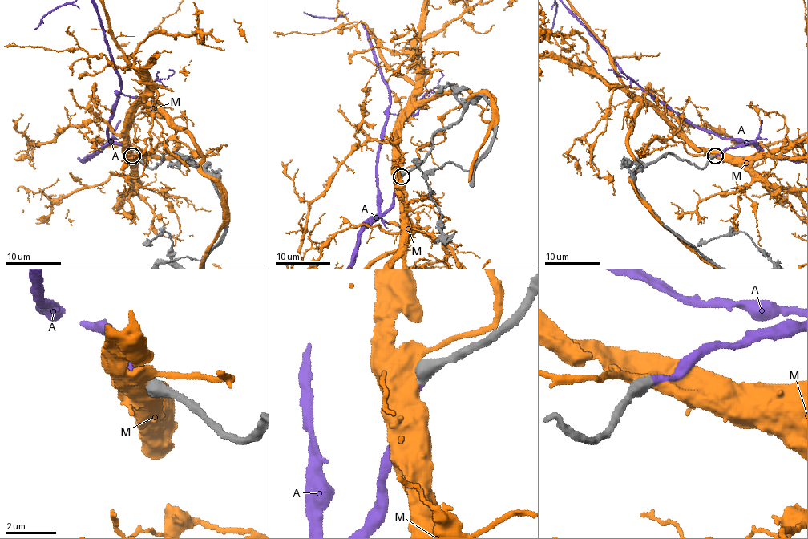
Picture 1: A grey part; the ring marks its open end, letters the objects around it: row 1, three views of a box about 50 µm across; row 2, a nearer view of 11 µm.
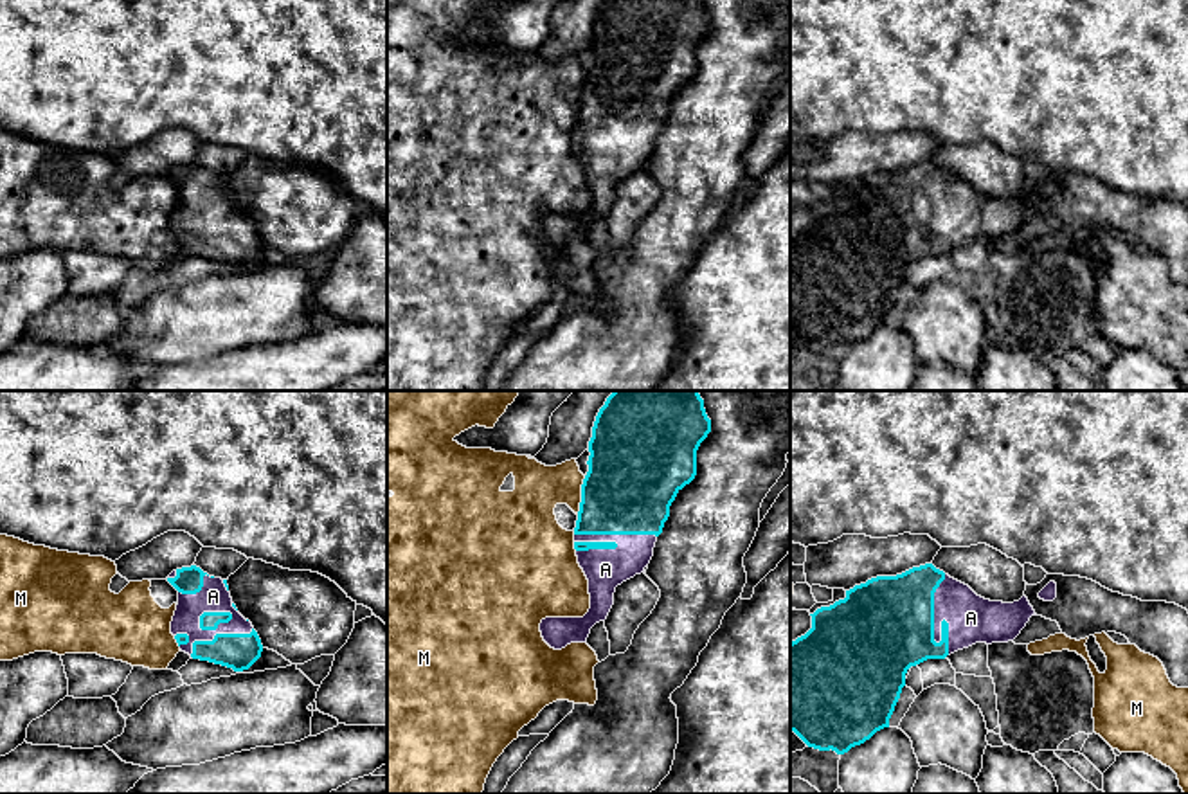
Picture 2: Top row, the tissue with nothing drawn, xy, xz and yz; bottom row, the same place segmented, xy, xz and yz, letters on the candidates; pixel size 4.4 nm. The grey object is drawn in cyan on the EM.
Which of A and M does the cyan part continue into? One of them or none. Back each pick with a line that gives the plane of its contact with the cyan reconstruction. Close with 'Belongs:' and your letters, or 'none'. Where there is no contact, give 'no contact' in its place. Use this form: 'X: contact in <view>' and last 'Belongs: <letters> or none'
A: contact in xy
Belongs: A

